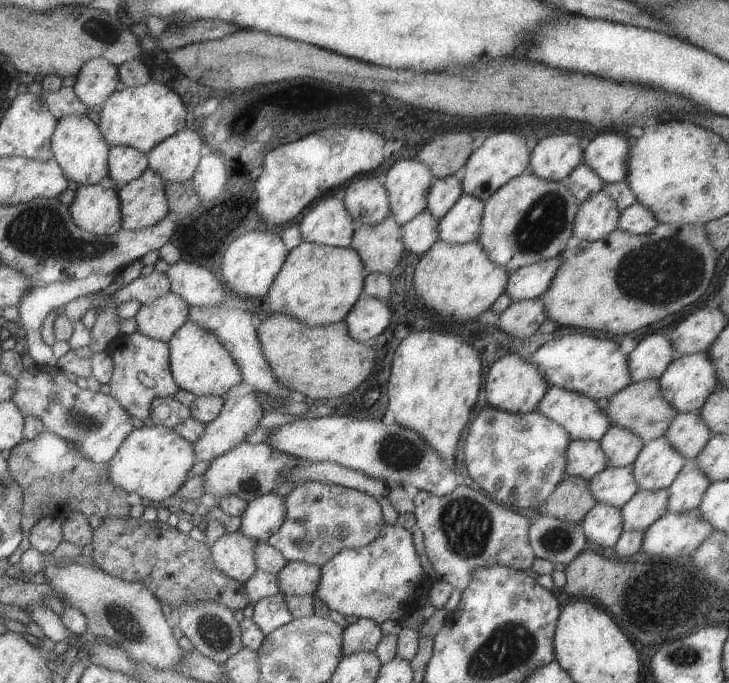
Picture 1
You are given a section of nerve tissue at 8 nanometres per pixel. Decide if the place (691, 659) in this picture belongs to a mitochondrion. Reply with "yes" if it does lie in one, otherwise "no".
yes

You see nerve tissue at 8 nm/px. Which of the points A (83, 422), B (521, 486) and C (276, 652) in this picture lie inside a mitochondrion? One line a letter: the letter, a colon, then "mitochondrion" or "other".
A: mitochondrion
B: other
C: other

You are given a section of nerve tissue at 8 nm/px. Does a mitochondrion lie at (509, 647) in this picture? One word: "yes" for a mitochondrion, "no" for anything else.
yes

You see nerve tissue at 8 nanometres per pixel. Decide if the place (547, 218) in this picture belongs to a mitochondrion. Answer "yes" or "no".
yes

